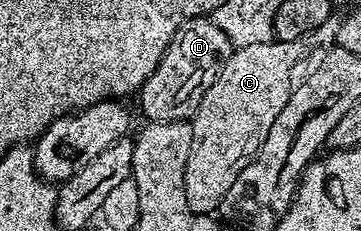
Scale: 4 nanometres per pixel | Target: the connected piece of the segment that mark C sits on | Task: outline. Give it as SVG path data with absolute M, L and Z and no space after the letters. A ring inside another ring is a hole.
M332 16L325 20L325 24L321 24L321 28L295 42L272 40L240 46L232 53L231 59L219 67L210 79L205 96L195 110L194 118L190 119L193 144L189 148L189 160L185 164L185 200L192 215L214 215L218 211L221 200L225 192L229 192L233 180L241 176L241 172L259 153L260 144L265 140L265 136L269 136L269 128L273 128L273 120L277 120L277 116L281 116L281 108L289 104L289 96L293 96L297 87L306 80L309 67L316 57L315 50L322 51L335 42L339 23L340 19ZM287 54L295 57L295 63L287 62Z

